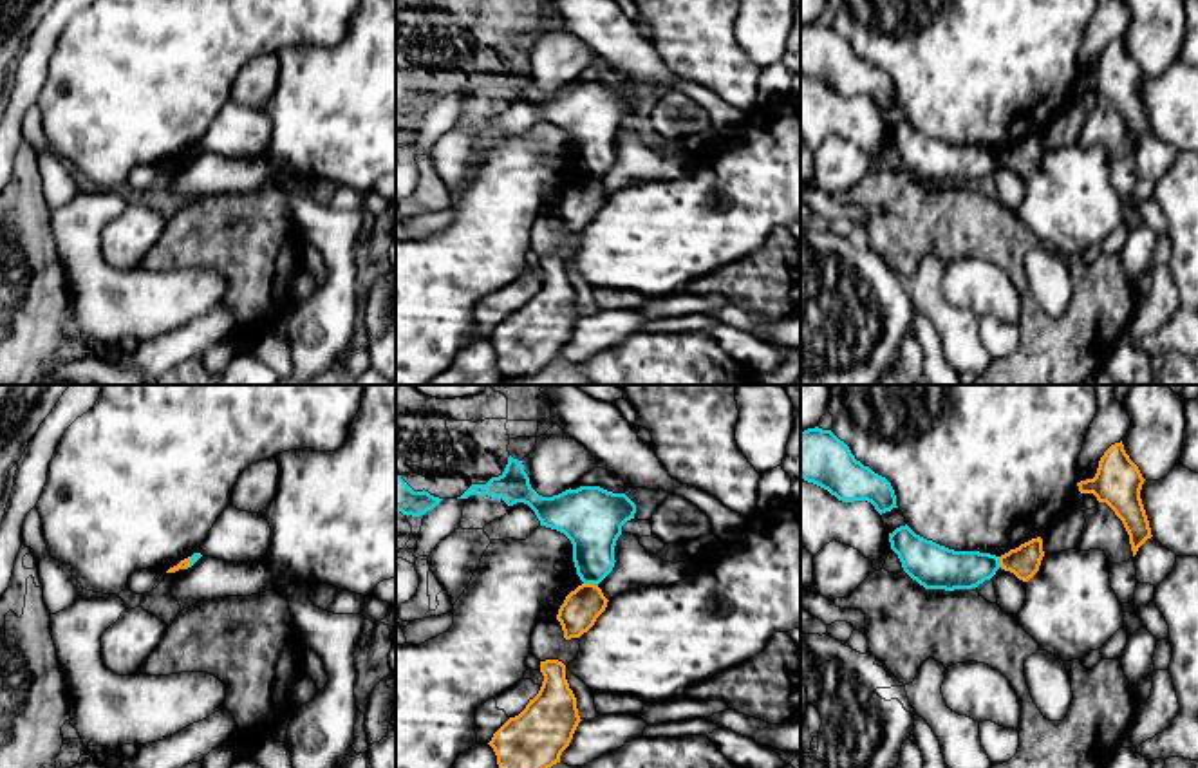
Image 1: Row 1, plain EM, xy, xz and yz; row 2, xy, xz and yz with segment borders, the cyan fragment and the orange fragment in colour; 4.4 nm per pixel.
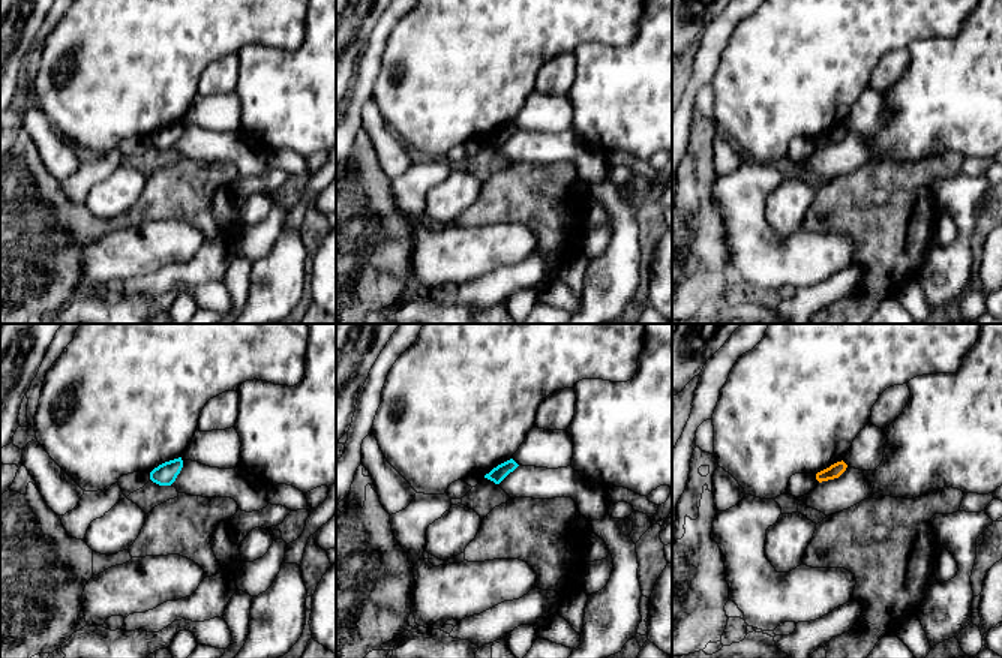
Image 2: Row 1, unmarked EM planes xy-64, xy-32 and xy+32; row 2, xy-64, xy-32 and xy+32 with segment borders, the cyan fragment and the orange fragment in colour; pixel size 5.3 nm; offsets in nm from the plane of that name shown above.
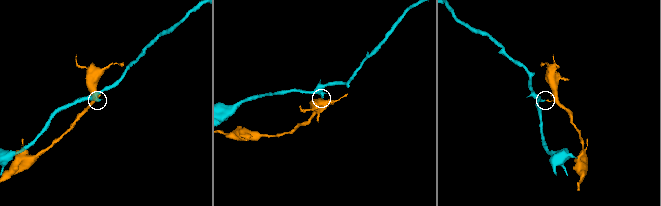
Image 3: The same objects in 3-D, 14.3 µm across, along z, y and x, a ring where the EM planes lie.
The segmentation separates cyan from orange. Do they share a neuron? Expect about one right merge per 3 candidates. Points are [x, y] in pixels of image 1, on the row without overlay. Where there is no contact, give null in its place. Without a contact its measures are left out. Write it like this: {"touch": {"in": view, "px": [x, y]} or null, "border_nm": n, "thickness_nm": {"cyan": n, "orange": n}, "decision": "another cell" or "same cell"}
{"touch": {"in": "xz", "px": [591, 177]}, "border_nm": 70, "thickness_nm": {"cyan": 240, "orange": 170}, "decision": "another cell"}

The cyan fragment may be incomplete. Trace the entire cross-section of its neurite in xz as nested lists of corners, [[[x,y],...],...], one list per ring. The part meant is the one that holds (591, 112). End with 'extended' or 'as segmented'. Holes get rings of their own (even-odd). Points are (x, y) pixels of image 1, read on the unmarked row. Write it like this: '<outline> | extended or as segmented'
[[[508,52],[499,72],[486,80],[472,80],[461,92],[488,90],[508,101],[528,99],[540,121],[564,128],[573,139],[573,157],[584,179],[598,181],[614,163],[614,141],[622,121],[634,114],[636,99],[625,89],[600,81],[580,81],[553,92],[538,90],[519,54]]] | as segmented

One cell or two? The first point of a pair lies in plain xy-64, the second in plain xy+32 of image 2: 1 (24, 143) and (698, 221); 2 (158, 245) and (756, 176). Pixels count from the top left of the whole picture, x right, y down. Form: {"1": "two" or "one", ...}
{"1": "one", "2": "one"}

